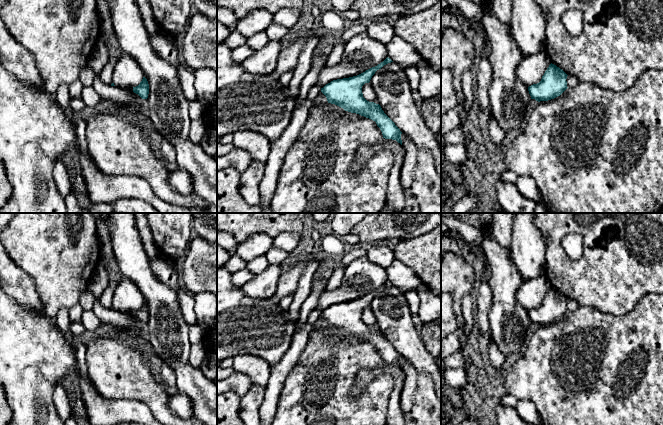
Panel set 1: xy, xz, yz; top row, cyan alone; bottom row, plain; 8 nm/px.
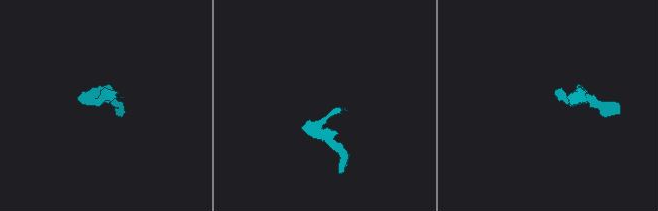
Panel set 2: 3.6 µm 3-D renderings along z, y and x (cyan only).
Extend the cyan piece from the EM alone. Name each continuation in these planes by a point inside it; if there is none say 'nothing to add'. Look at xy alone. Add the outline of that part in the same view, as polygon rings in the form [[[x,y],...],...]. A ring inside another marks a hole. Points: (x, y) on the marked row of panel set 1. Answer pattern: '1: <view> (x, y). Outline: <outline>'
nothing to add

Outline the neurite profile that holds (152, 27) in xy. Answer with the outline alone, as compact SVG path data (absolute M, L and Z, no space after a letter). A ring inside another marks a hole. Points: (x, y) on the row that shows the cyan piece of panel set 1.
M136 0L146 30L149 36L153 36L160 31L159 25L154 17L153 10L148 0Z

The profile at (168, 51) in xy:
M160 31L153 36L149 36L149 40L153 49L162 58L176 66L181 88L188 101L196 100L195 72L181 61L176 46L168 41Z

